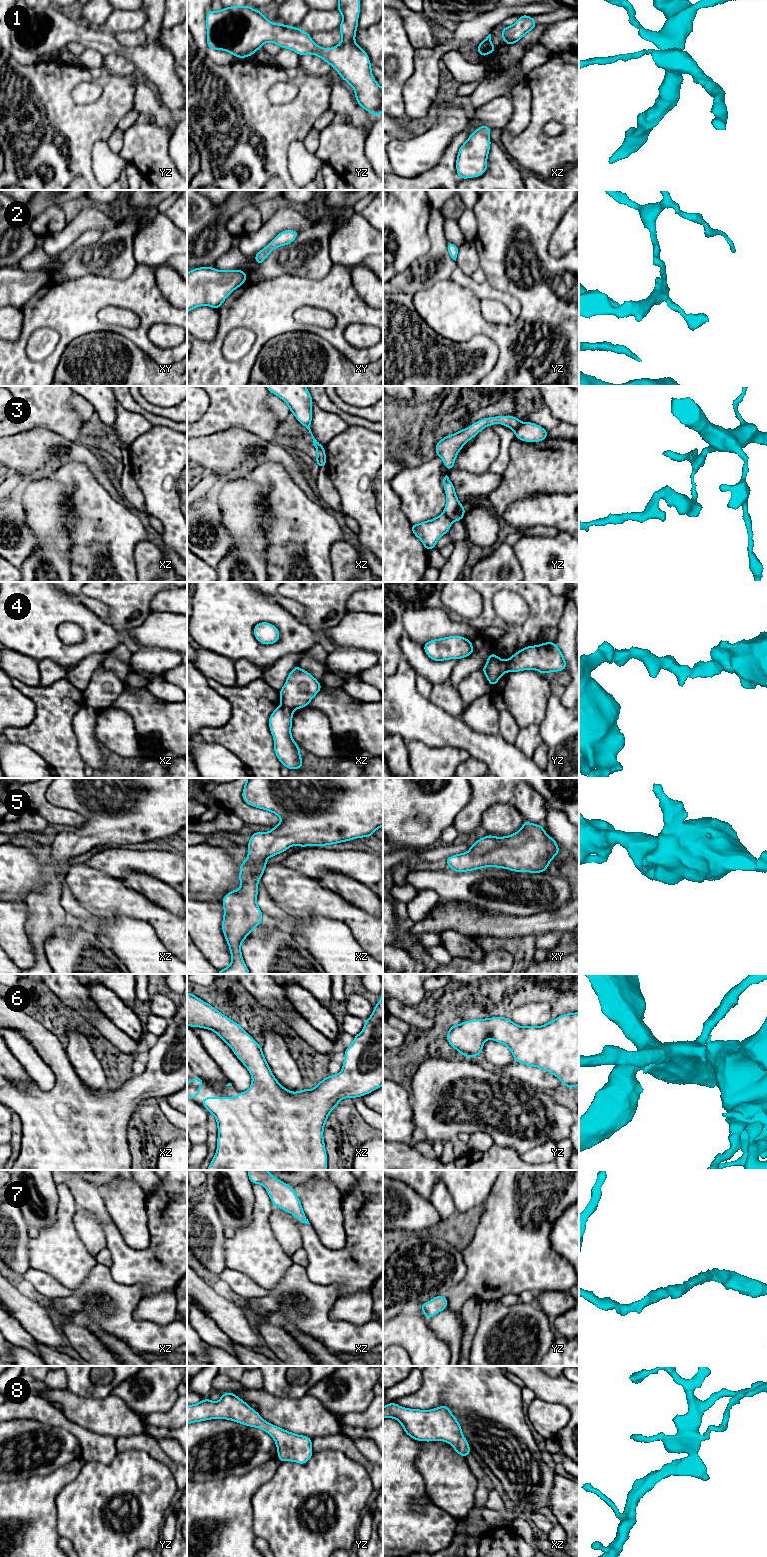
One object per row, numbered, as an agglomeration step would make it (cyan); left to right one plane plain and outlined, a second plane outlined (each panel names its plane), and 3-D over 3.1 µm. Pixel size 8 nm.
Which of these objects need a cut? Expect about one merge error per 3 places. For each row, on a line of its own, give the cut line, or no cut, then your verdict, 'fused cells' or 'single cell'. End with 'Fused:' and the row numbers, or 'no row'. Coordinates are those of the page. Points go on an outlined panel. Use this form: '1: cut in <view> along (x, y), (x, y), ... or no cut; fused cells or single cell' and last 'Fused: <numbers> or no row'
1: no cut; single cell
2: no cut; single cell
3: cut in yz along (443, 512), (452, 520); fused cells
4: cut in xz along (281, 704), (292, 710); fused cells
5: no cut; single cell
6: no cut; single cell
7: no cut; single cell
8: no cut; single cell
Fused: 3, 4

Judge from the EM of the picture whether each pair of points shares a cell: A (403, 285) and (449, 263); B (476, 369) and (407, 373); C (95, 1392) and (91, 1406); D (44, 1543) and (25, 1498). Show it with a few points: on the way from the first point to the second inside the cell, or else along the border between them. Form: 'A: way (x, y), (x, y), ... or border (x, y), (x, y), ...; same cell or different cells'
A: way (414, 284), (423, 284), (438, 273); same cell
B: way (459, 369), (453, 369), (446, 373), (424, 373); same cell
C: border (70, 1392), (93, 1398), (105, 1398), (111, 1394); different cells
D: way (37, 1532), (37, 1520), (26, 1509); same cell

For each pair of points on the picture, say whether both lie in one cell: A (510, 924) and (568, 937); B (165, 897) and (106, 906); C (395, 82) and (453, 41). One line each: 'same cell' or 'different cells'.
A: different cells
B: different cells
C: different cells

